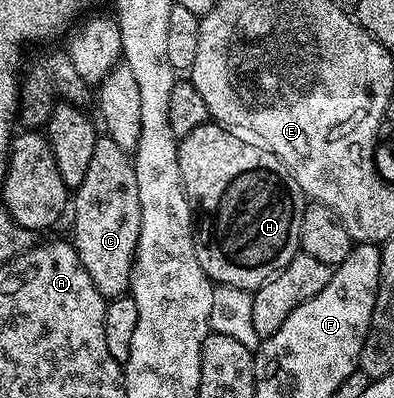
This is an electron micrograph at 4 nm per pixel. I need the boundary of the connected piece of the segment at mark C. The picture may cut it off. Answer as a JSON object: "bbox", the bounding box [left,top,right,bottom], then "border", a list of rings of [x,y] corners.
{"bbox":[71,135,141,299],"border":[[[108,135],[98,136],[95,152],[83,183],[71,201],[73,237],[71,244],[91,275],[91,283],[106,299],[126,296],[133,280],[133,260],[137,254],[141,230],[139,183],[135,183],[133,158],[114,143]]]}

